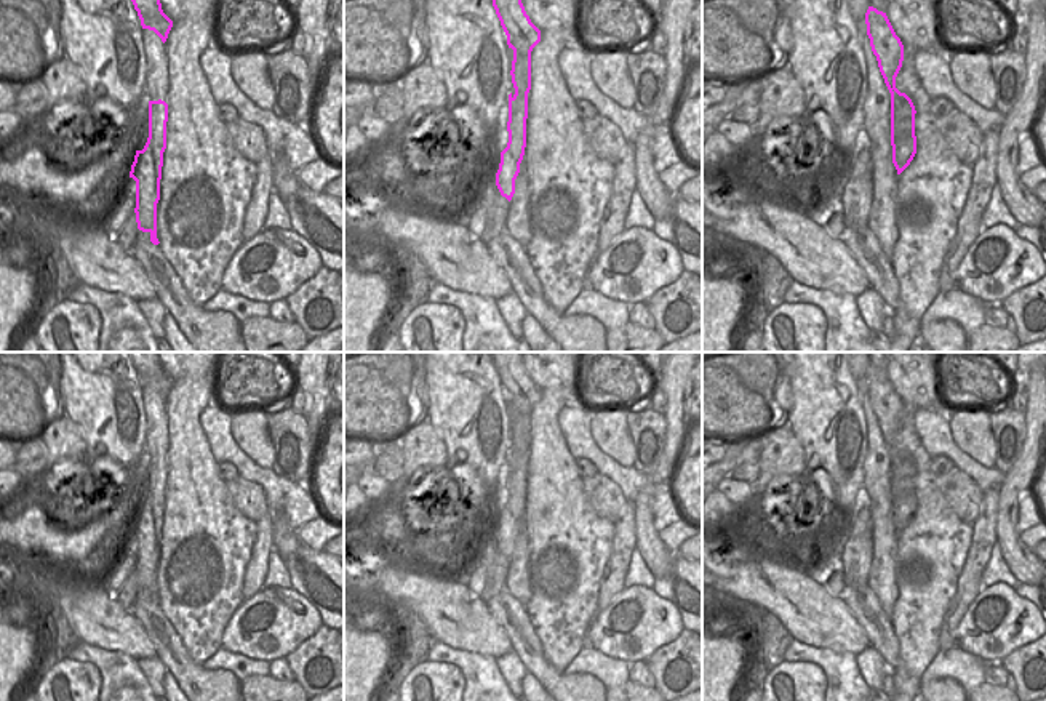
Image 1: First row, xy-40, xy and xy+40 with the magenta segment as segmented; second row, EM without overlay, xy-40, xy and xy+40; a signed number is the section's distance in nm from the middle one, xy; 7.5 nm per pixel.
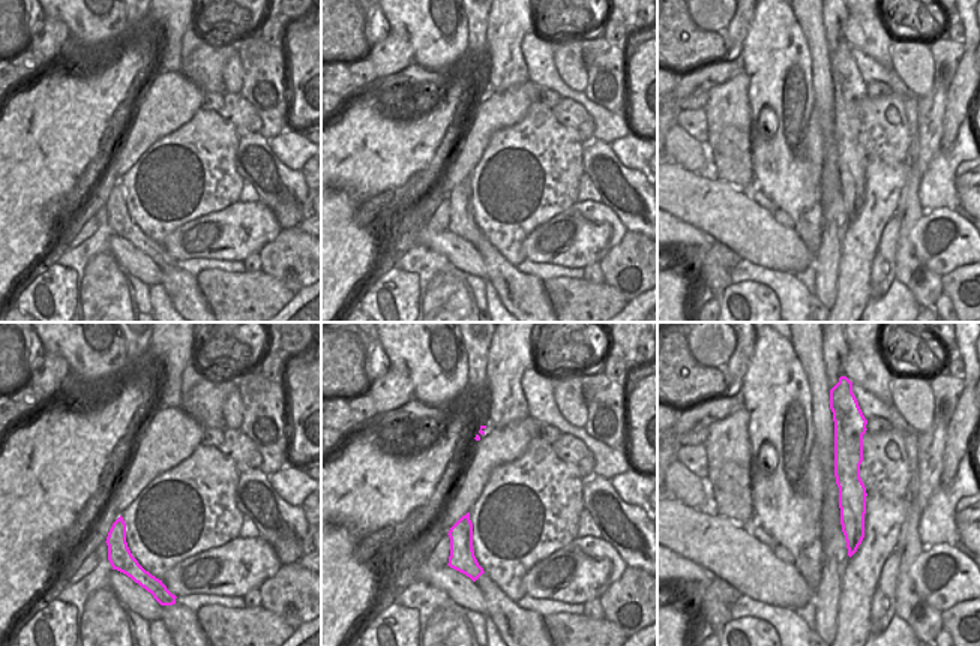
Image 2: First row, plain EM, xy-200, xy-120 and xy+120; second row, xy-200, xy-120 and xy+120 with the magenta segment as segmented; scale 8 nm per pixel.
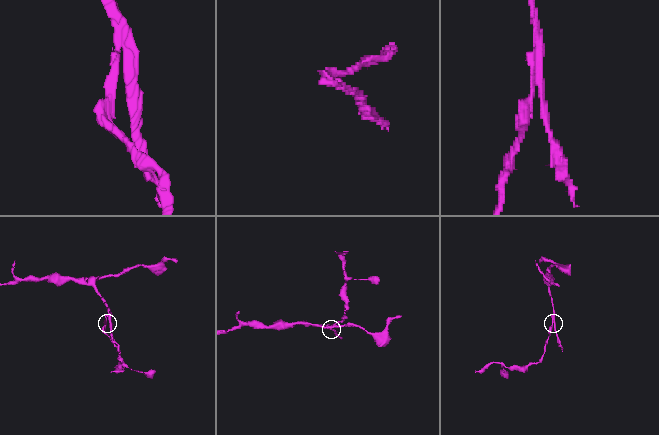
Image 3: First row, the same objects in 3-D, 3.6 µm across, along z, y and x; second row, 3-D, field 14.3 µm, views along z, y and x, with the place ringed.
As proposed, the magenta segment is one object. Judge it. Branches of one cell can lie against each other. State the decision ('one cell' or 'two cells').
one cell

